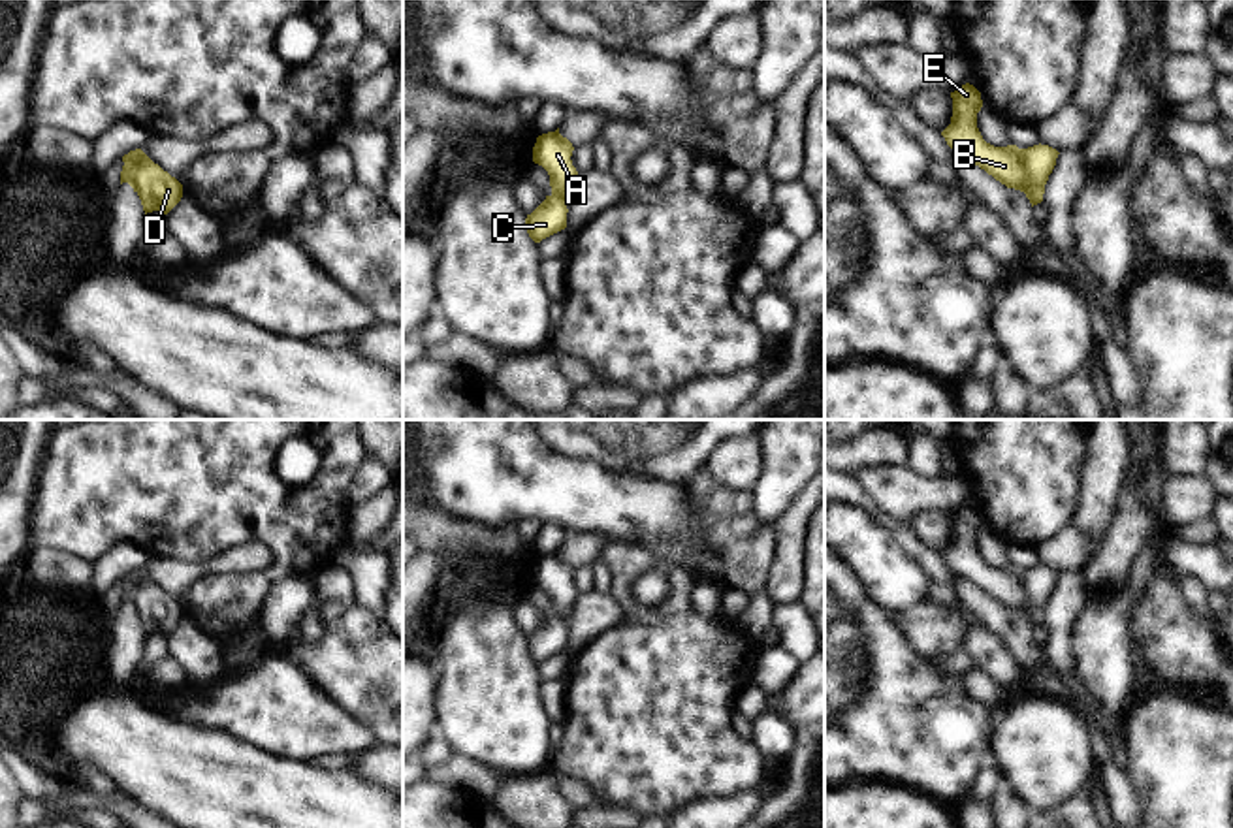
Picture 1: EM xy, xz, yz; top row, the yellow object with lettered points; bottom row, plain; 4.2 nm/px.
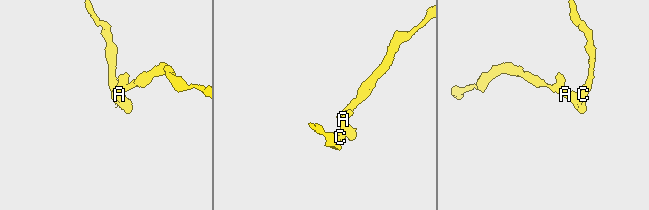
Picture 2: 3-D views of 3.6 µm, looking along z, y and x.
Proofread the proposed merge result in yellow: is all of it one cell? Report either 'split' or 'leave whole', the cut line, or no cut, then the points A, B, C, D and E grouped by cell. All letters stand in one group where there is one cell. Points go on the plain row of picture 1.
split; cut in yz along (1021, 571), (1026, 595), (1026, 606), (1021, 612); A B D E / C

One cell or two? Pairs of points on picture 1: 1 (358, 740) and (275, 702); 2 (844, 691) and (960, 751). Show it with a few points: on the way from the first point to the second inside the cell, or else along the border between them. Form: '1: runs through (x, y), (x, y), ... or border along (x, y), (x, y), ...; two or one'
1: runs through (337, 732), (296, 719); one
2: runs through (872, 710), (912, 723), (932, 736); one

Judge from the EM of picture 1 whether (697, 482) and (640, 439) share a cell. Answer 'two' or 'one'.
two

